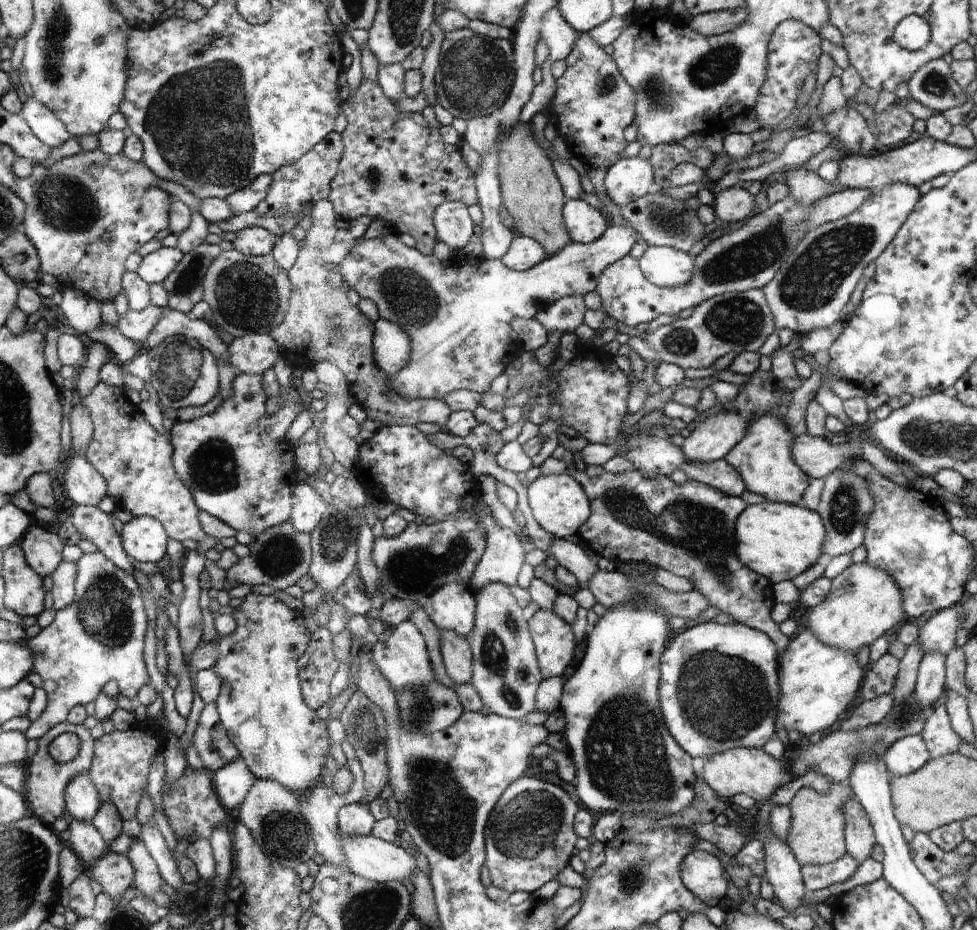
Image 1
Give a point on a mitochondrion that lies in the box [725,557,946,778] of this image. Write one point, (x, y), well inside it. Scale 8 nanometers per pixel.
(902, 722)

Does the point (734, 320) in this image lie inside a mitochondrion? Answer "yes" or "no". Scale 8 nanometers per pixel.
yes

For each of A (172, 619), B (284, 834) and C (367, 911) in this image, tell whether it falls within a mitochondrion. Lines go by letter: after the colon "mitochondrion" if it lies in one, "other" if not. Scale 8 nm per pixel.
A: other
B: mitochondrion
C: mitochondrion

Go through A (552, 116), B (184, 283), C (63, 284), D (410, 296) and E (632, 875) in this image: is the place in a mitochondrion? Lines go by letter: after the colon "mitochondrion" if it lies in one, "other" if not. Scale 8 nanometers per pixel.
A: other
B: mitochondrion
C: other
D: mitochondrion
E: mitochondrion

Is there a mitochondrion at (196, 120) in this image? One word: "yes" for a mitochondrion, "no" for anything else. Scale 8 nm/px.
yes

